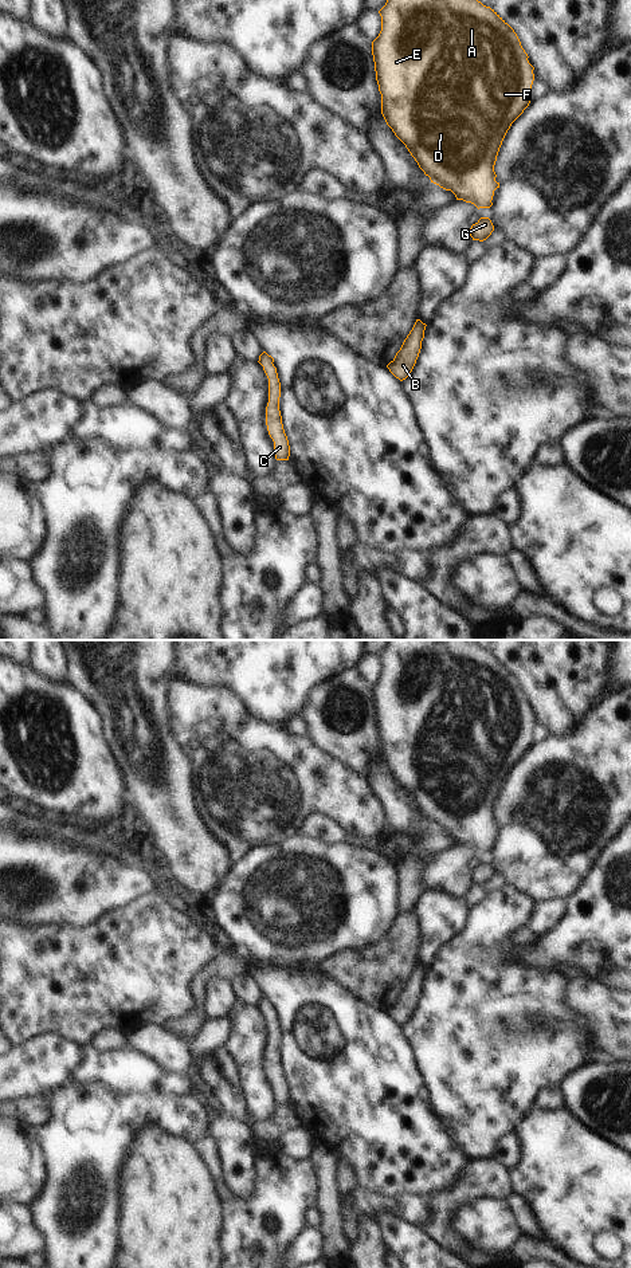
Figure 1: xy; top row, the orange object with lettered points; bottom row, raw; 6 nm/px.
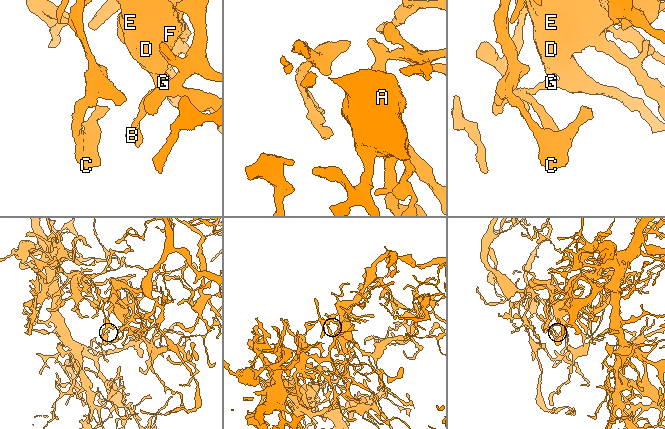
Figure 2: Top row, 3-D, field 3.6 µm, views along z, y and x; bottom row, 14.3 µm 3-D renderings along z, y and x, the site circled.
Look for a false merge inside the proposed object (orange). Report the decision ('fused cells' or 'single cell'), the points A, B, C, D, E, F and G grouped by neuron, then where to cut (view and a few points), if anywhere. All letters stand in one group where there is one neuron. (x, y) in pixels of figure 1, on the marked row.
single cell | A B C D E F G | no cut

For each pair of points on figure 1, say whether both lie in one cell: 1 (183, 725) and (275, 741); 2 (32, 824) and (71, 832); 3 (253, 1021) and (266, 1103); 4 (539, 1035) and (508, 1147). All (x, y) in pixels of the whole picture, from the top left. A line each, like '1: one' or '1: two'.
1: one
2: one
3: one
4: two

